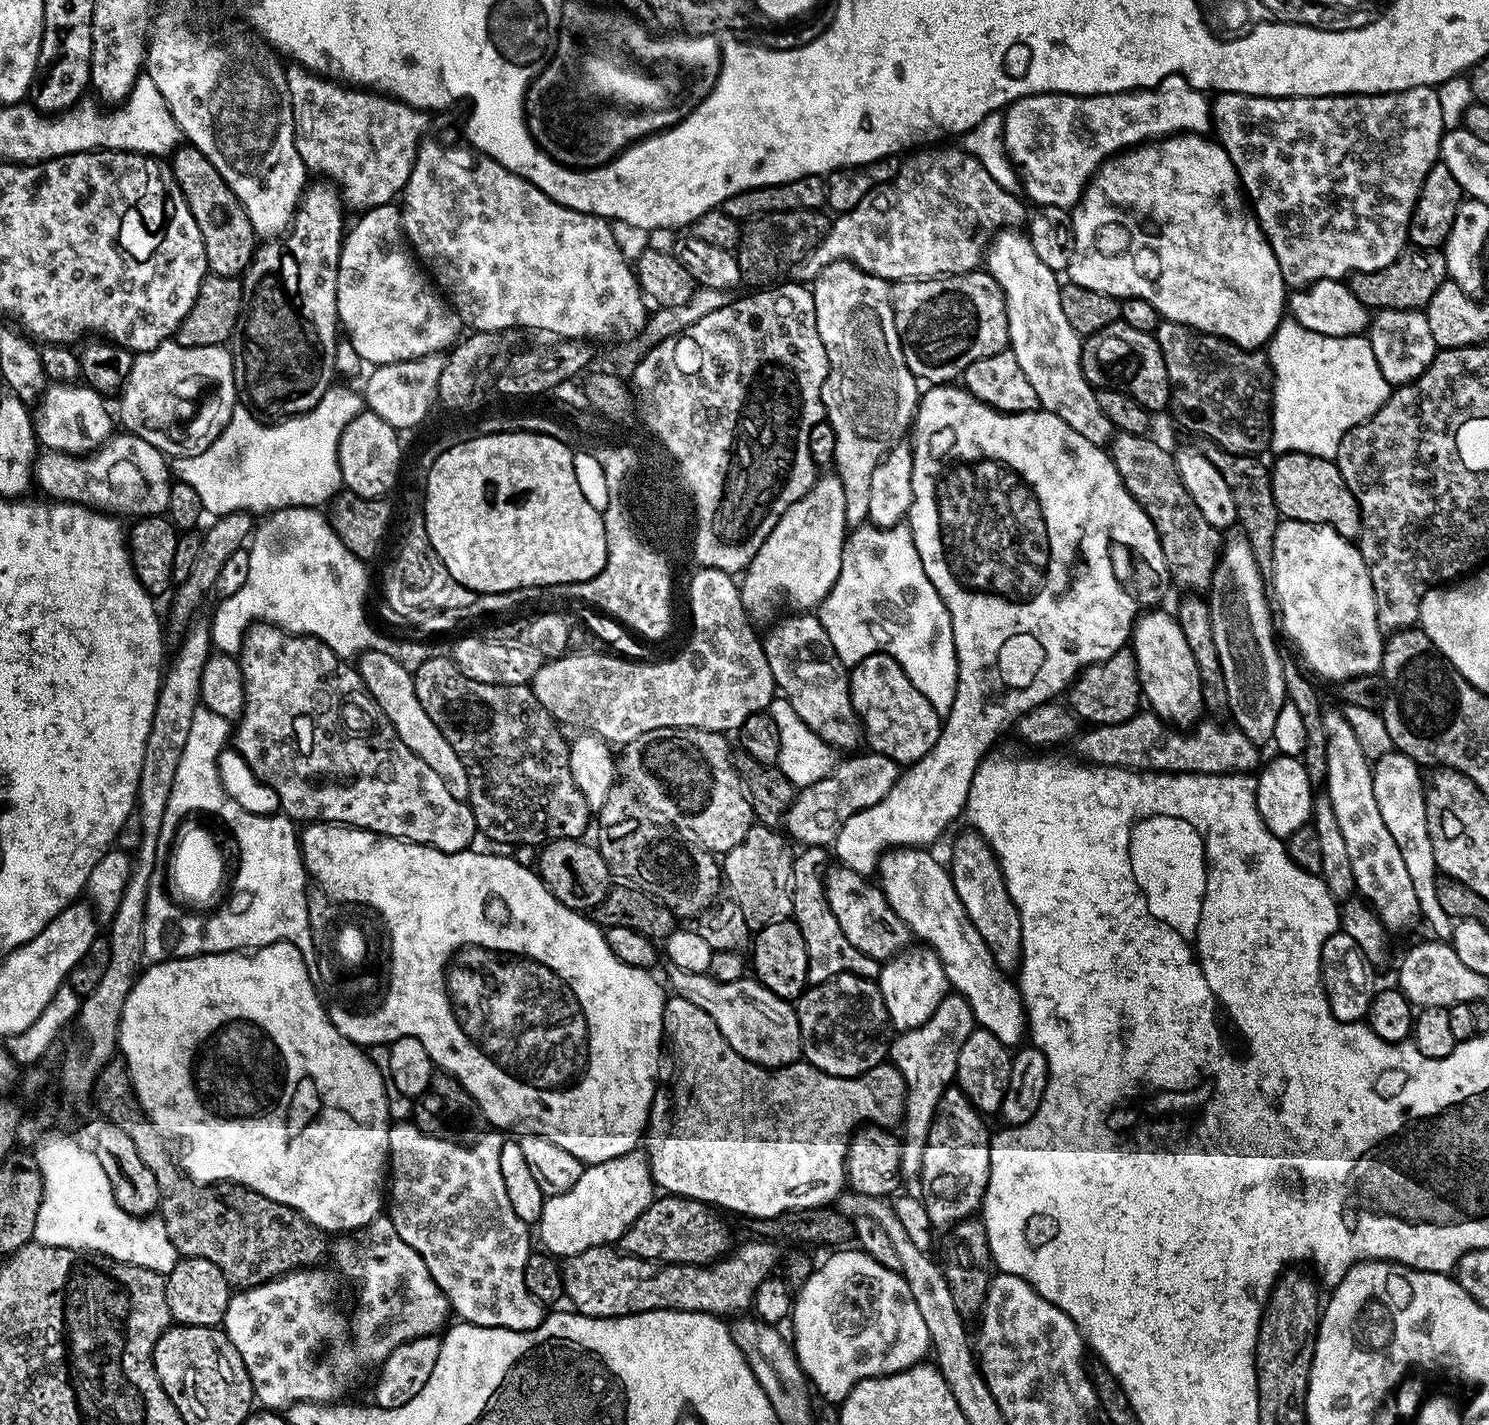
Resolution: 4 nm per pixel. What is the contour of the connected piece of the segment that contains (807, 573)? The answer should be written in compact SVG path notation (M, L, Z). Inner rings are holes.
M821 475L801 500L794 502L770 530L766 542L754 554L739 581L744 611L753 621L766 620L776 612L784 596L796 610L815 609L830 594L842 570L846 531L846 494L839 476Z

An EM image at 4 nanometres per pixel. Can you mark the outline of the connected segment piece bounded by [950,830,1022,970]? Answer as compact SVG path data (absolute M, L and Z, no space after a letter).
M974 830L967 831L952 844L950 871L954 890L958 890L958 898L962 898L962 906L966 906L970 922L974 922L978 934L982 934L982 942L986 942L996 965L1005 970L1019 969L1022 954L1020 911L1010 898L1000 863L996 861L992 848Z

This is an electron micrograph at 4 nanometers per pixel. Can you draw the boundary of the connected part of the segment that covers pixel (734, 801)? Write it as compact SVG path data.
M680 728L680 736L682 738L690 738L692 742L696 742L704 752L706 752L706 756L710 756L710 760L714 762L714 780L716 780L716 800L712 802L712 806L710 806L710 810L706 810L706 812L687 812L686 814L702 814L702 822L686 822L686 828L689 833L692 833L691 839L695 841L695 843L699 844L701 848L707 848L709 852L713 854L723 854L728 852L734 846L738 846L738 842L742 842L742 838L746 838L746 834L750 829L752 829L752 825L754 823L754 813L752 811L752 801L749 800L748 794L745 788L745 785L742 783L740 778L740 773L736 771L734 767L734 752L733 749L728 749L728 740L729 737L722 732L711 732L710 730L702 730L701 728Z

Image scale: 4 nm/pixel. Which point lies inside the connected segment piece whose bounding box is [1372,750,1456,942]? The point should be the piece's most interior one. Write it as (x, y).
(1399, 792)

